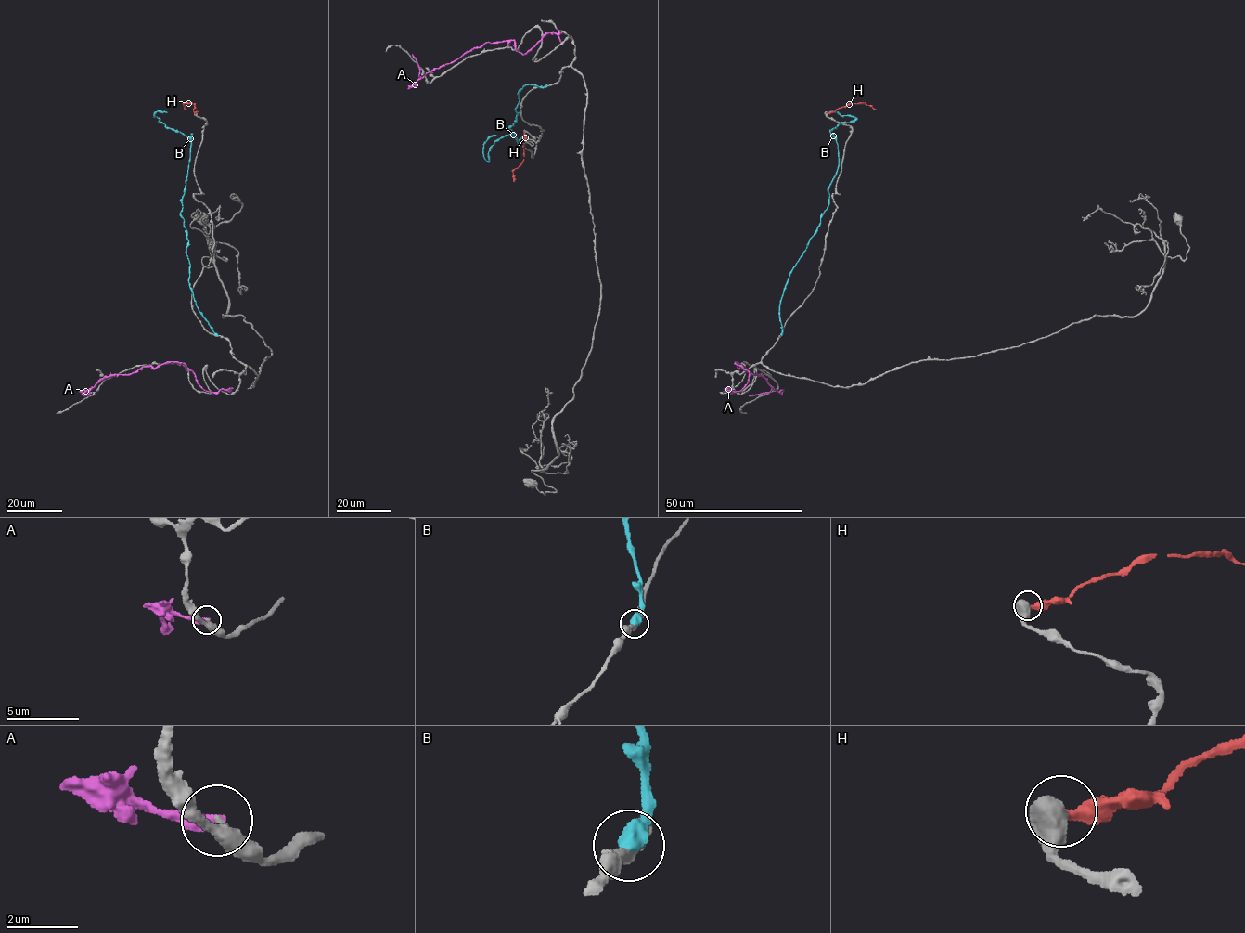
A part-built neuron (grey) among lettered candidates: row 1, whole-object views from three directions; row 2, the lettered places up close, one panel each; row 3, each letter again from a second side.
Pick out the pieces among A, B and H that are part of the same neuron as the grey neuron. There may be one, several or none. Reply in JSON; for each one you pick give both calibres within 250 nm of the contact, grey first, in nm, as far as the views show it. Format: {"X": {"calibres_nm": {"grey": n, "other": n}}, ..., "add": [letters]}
{"add": []}

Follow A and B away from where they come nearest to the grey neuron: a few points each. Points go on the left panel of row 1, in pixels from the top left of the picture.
A: (231, 392), (206, 392), (184, 363), (165, 362), (128, 374), (104, 376), (88, 395), (83, 395)
B: (216, 335), (197, 306), (188, 282), (188, 240), (181, 211), (191, 140), (167, 128), (154, 115), (167, 112)

